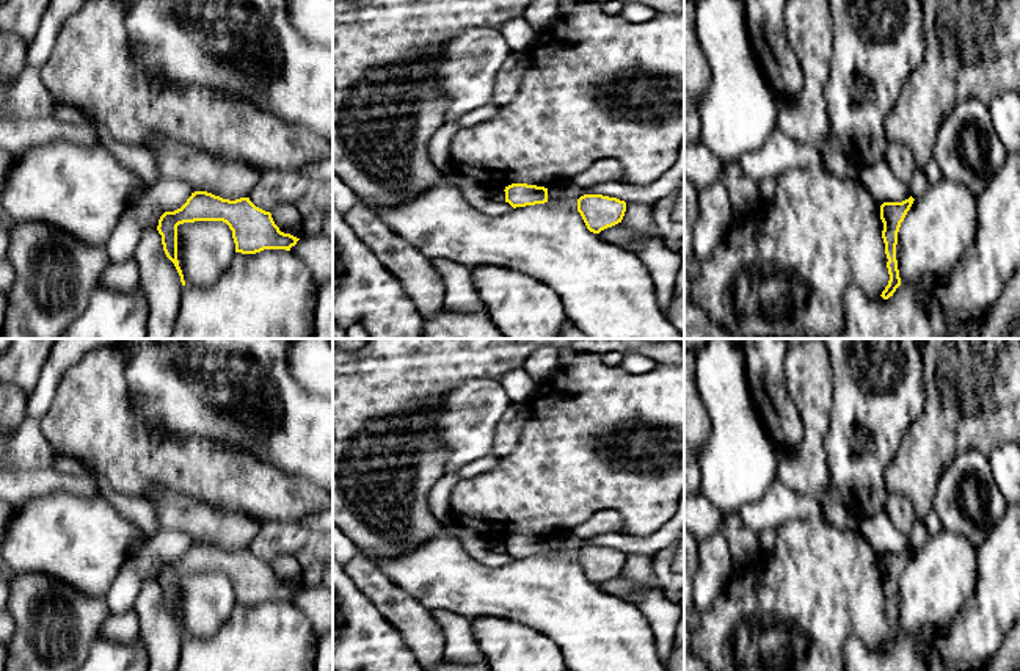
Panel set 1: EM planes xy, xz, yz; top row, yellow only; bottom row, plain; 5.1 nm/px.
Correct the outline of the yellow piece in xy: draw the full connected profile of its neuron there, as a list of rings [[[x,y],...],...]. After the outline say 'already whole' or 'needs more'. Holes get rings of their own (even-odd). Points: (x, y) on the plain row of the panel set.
[[[152,488],[144,497],[158,517],[160,528],[180,530],[195,538],[187,553],[165,563],[157,582],[166,608],[174,615],[185,637],[177,611],[177,577],[195,572],[223,572],[232,582],[235,604],[256,605],[264,600],[290,602],[300,589],[284,585],[271,564],[256,558],[250,544],[260,522],[234,511],[217,511],[213,506],[165,488]]] | needs more

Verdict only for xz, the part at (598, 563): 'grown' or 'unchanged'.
unchanged

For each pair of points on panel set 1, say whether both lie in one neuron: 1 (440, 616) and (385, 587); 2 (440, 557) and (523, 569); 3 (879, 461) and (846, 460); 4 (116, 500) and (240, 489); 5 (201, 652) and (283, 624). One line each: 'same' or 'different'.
1: different
2: same
3: same
4: different
5: same

